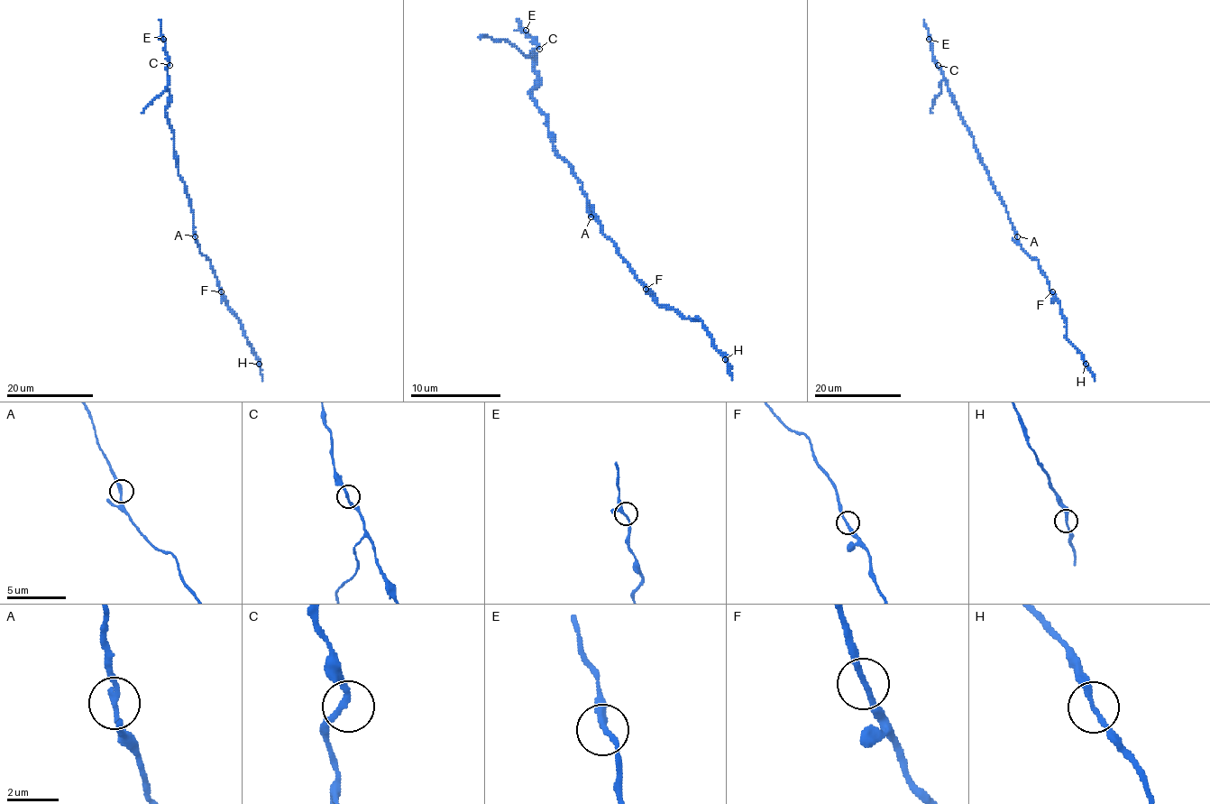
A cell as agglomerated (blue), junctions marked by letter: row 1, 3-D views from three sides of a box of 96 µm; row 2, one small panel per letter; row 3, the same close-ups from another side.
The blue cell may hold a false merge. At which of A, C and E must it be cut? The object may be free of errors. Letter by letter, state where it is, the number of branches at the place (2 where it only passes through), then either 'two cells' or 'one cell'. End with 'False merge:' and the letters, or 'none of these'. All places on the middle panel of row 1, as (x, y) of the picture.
A: (591, 217) | 2 | one cell
C: (539, 49) | 2 | one cell
E: (526, 30) | 2 | one cell
False merge: none of these

